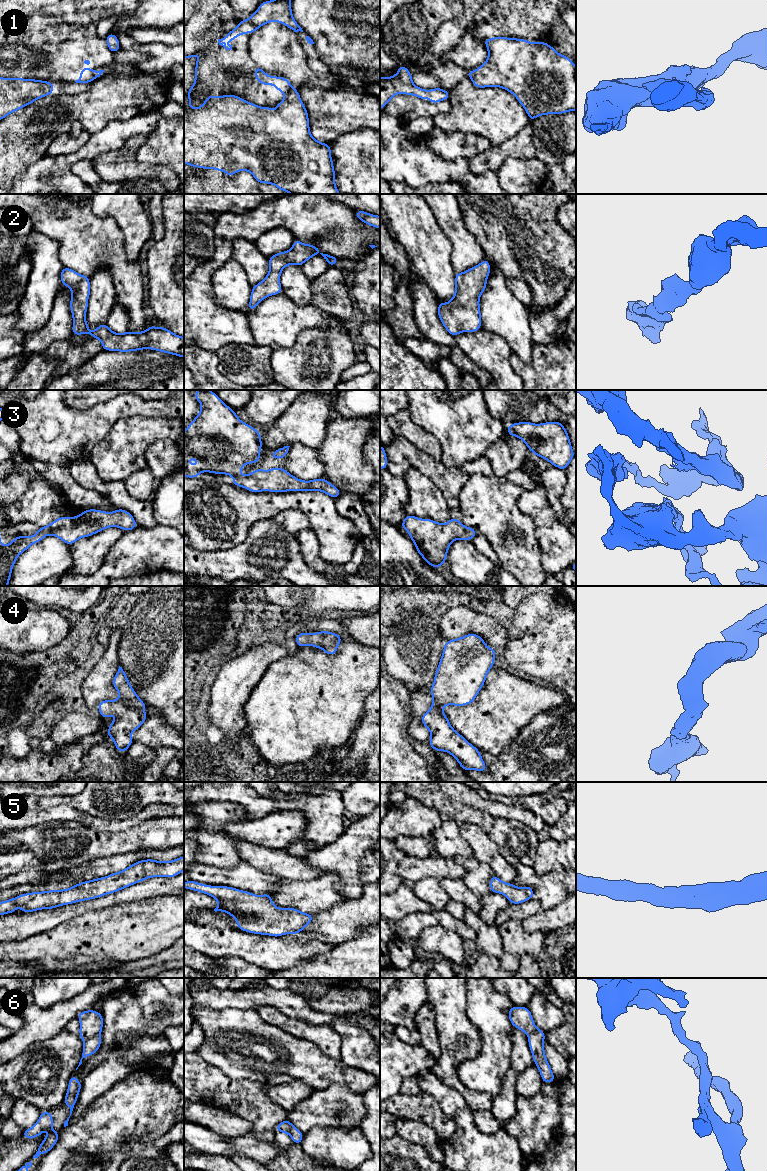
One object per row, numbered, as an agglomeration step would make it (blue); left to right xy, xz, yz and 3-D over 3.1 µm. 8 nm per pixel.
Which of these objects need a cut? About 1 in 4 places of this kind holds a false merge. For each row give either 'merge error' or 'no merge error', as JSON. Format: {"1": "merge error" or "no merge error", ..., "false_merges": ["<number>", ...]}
{"1": "merge error", "2": "no merge error", "3": "no merge error", "4": "no merge error", "5": "no merge error", "6": "merge error", "false_merges": ["1", "6"]}

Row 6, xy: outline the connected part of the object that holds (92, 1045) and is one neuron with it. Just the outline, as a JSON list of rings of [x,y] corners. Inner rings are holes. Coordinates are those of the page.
[[[98,1034],[98,1035],[96,1035],[96,1036],[92,1037],[92,1038],[90,1038],[90,1039],[88,1039],[87,1041],[85,1041],[85,1042],[84,1042],[84,1046],[83,1046],[82,1058],[81,1058],[81,1060],[80,1060],[80,1062],[79,1062],[78,1067],[82,1064],[82,1059],[83,1059],[83,1058],[89,1057],[89,1056],[91,1056],[92,1054],[96,1053],[96,1052],[99,1050],[100,1046],[101,1046],[101,1034]],[[78,1067],[76,1068],[76,1070],[78,1069]]]

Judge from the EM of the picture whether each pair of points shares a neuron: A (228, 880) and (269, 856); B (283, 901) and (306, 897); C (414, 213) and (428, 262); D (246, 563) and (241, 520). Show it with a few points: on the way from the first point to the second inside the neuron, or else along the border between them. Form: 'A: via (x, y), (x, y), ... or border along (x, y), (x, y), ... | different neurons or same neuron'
A: border along (242, 861), (273, 875) | different neurons
B: via (289, 897), (300, 897) | same neuron
C: via (414, 225), (428, 250) | same neuron
D: border along (258, 521), (251, 526), (242, 542), (222, 549) | different neurons

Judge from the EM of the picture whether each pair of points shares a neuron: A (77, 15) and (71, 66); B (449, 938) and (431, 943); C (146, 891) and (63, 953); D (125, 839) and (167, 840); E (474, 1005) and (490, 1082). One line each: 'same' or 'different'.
A: different
B: same
C: different
D: same
E: same

